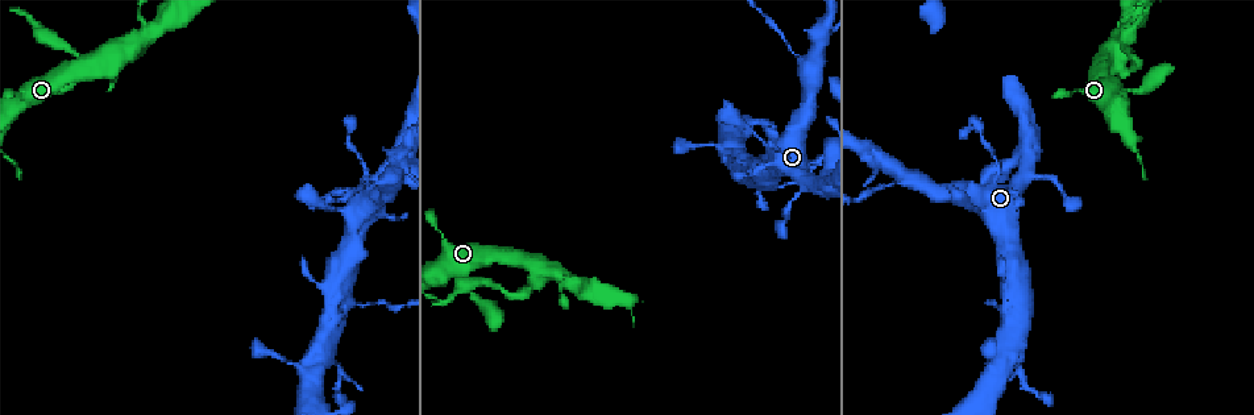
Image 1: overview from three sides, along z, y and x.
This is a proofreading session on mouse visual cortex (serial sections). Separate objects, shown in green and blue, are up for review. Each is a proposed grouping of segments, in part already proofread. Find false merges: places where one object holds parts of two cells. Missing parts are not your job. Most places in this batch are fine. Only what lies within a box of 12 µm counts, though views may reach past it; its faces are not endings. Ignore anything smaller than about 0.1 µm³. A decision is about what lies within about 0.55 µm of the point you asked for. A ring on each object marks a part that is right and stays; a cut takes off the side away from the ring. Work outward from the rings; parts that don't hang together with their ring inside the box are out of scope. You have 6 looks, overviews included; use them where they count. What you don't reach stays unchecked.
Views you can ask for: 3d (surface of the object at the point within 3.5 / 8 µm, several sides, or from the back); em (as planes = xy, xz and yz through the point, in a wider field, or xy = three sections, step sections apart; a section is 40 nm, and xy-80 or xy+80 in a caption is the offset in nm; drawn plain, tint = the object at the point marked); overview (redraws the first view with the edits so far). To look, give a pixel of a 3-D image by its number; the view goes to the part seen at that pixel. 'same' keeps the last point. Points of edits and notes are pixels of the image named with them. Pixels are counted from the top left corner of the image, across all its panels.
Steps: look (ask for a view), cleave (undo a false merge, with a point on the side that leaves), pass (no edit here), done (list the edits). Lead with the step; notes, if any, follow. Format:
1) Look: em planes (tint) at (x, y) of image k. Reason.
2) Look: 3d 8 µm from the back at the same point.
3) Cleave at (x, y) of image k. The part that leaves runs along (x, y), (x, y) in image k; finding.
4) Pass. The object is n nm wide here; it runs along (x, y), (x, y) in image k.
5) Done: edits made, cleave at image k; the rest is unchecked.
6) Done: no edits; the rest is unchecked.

Look: 3d 3.5 µm at (1113, 63) of image 1. Sharp bend.

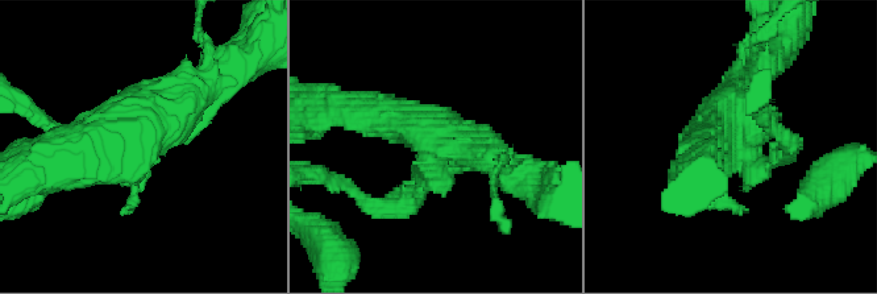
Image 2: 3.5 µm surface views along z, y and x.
Look: em planes (tint) at (734, 147) of image 2. Shape alone is not enough.

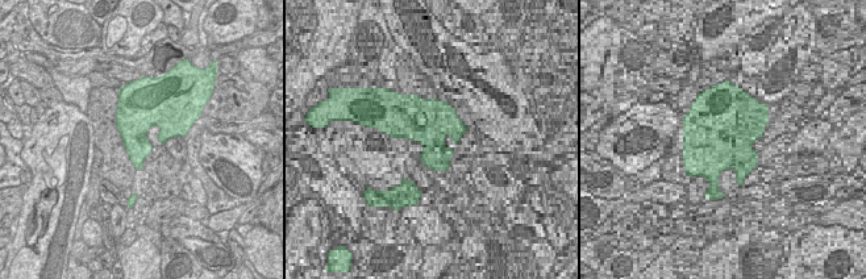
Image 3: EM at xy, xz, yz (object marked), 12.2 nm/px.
Cleave at (404, 210) of image 2. The object is 420 nm wide here; the part that leaves runs along (753, 161), (790, 145), (764, 116) in image 2; a second cell is stuck on.

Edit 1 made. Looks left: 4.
Look: overview.

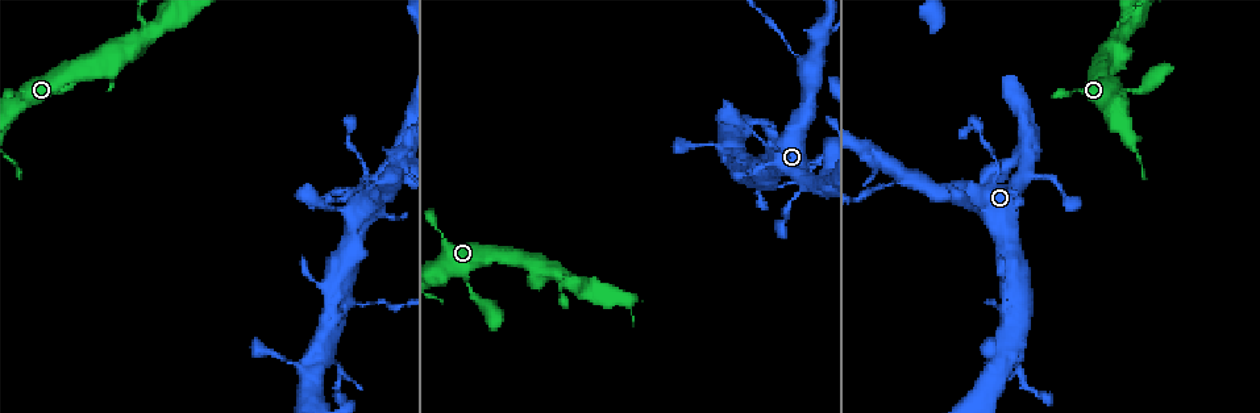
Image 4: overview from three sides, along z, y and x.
Look: 3d 3.5 µm from the back at (808, 65) of image 4. Calibre changes.

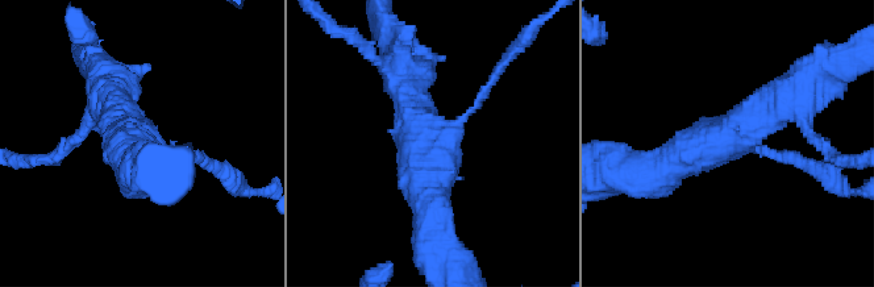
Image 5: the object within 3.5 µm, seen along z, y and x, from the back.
Look: em xy step 5 (tint) at (718, 144) of image 5. 3 arms meet here; the arms are 100, 450, 450 nm wide.

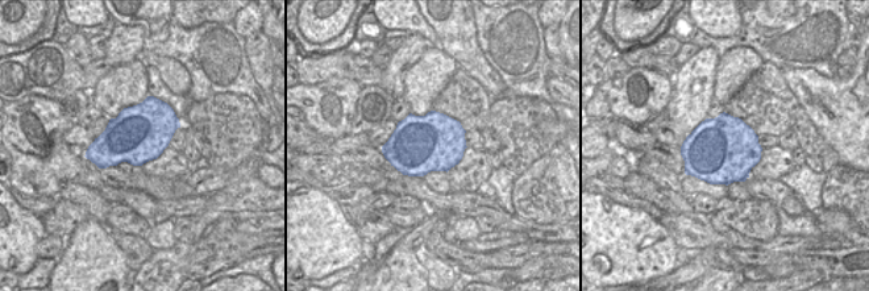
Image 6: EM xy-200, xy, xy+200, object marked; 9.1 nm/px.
Pass. Continuous, no second cell.

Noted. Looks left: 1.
Done: edits made, cleave at image 2; the rest is unchecked.

